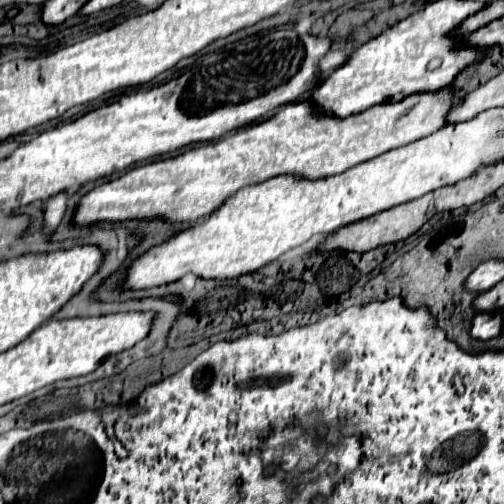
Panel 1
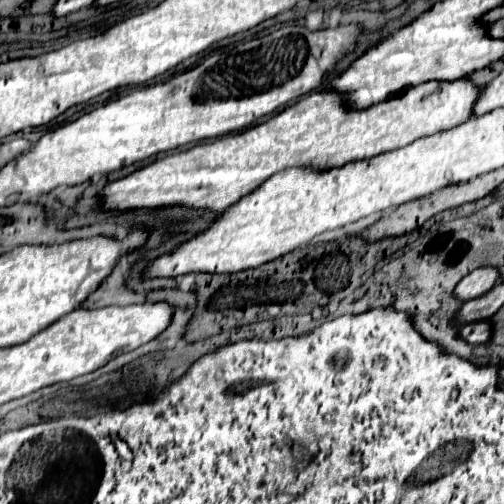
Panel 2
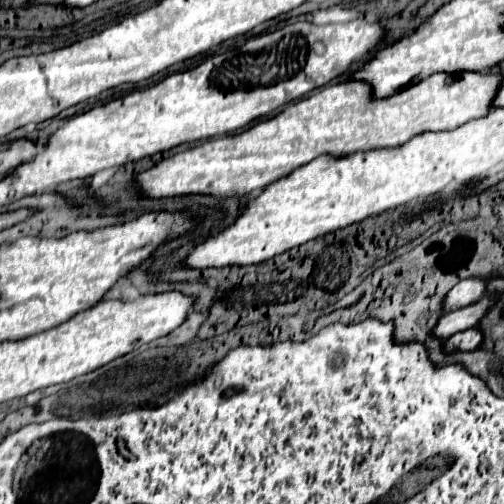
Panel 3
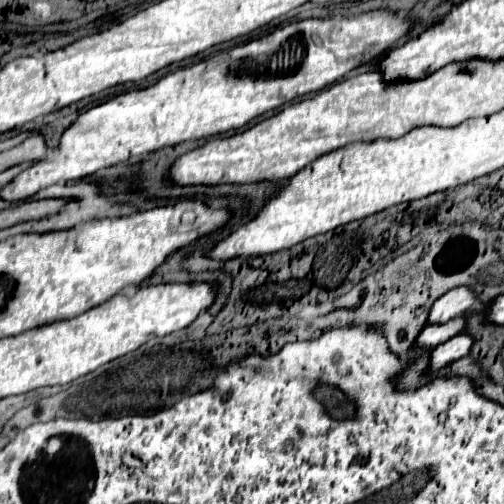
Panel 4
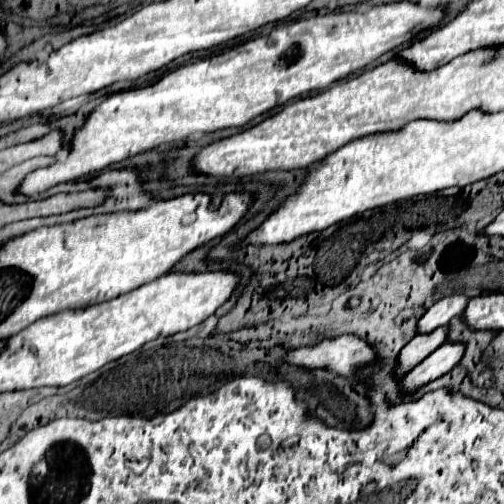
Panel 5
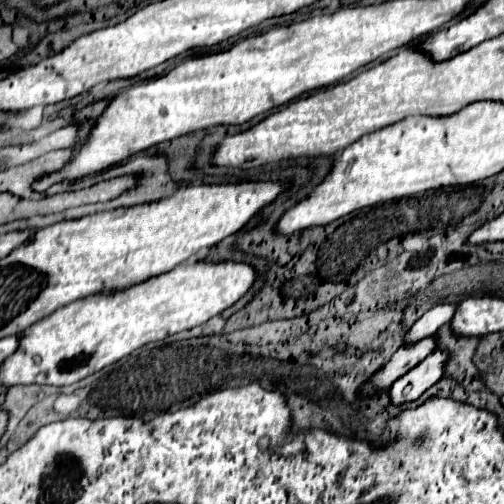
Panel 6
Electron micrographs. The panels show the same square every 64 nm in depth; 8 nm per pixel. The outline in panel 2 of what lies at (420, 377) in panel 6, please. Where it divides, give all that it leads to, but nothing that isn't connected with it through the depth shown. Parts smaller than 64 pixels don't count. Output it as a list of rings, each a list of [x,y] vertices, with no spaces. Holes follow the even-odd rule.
[[[478,320],[472,324],[462,326],[460,338],[466,340],[468,344],[484,344],[492,336],[492,320]]]

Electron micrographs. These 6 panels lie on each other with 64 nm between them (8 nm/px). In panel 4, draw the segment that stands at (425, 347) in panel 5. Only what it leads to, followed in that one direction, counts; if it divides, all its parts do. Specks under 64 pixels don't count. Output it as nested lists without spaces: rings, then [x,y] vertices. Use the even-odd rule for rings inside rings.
[[[466,314],[456,316],[454,320],[448,320],[448,322],[444,322],[444,324],[428,324],[428,326],[420,332],[416,344],[418,344],[418,348],[422,348],[422,346],[436,348],[438,344],[446,342],[448,338],[452,338],[452,336],[464,332],[464,328],[466,328]]]

